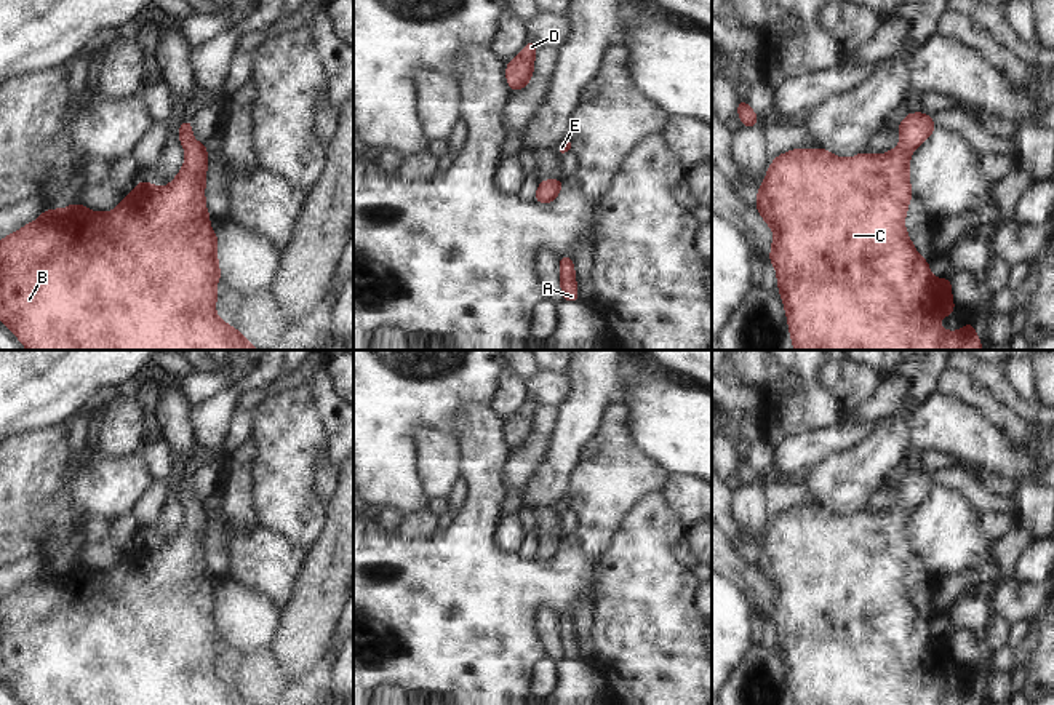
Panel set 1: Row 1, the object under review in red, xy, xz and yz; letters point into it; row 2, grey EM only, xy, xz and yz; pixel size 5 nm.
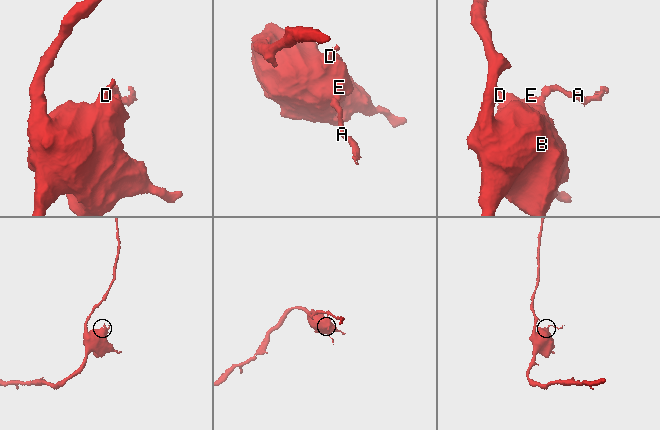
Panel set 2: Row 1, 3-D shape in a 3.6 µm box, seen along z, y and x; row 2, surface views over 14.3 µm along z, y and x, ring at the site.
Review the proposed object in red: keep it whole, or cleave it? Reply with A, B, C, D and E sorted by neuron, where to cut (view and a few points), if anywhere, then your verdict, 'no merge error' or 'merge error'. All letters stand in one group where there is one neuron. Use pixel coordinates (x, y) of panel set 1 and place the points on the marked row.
A B C D E | no cut | no merge error

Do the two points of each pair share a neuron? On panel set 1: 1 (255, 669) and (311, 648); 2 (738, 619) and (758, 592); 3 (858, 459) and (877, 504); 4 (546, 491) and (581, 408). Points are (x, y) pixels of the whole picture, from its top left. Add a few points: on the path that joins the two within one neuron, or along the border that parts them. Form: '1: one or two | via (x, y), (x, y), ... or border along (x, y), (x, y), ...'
1: two | border along (271, 648), (291, 678)
2: two | border along (728, 579), (749, 600)
3: two | border along (885, 483), (864, 509)
4: one | via (558, 470), (574, 429)

